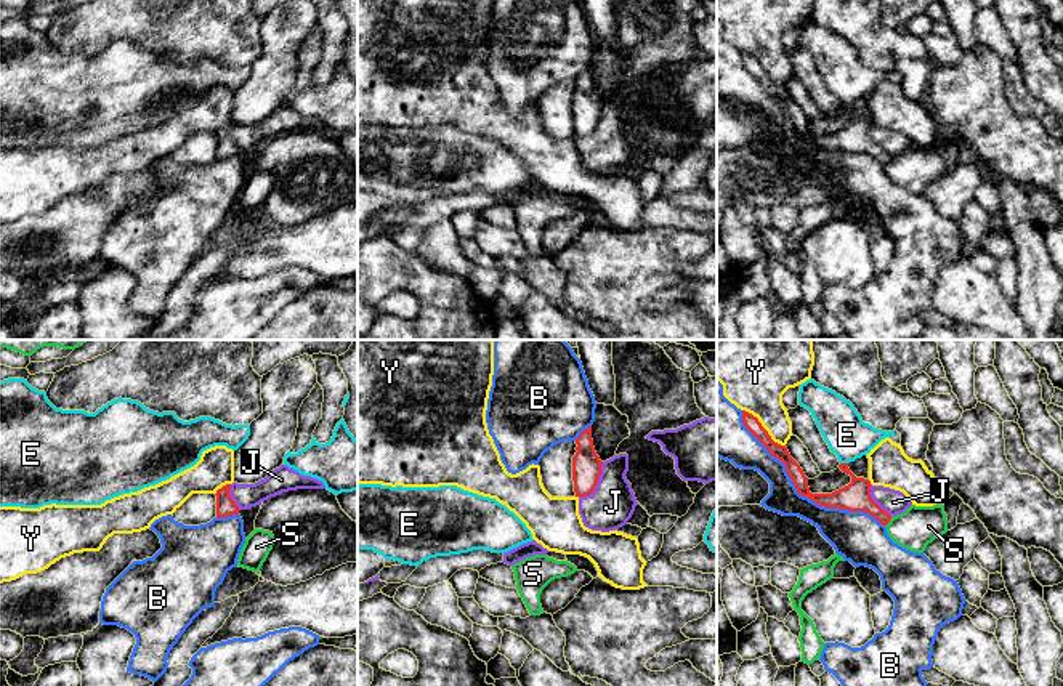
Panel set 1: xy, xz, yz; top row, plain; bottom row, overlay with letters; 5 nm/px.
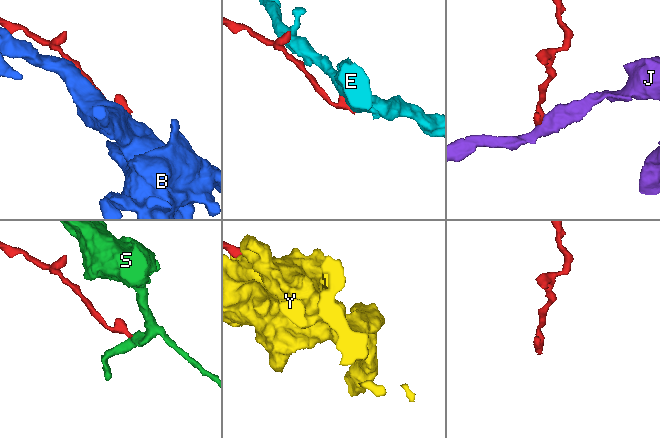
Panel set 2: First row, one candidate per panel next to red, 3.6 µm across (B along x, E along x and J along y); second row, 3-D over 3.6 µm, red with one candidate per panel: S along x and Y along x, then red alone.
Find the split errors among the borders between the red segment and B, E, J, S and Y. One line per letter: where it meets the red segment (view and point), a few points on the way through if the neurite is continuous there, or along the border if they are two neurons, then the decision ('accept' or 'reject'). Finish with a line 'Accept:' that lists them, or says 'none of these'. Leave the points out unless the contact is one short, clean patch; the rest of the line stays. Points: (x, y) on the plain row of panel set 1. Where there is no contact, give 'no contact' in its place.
B: contact yz (800, 135); reject
E: contact yz (844, 104); reject
J: contact xz (597, 124); border xz (603, 103), (595, 129), (579, 138); reject
S: contact yz (889, 162); border yz (892, 157), (885, 167); reject
Y: contact yz (763, 69); reject
Accept: none of these

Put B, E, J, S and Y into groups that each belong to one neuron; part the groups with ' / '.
B / E / J / S / Y

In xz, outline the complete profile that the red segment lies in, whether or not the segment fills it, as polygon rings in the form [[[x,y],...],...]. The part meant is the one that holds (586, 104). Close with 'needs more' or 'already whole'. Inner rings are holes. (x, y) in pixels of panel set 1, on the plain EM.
[[[592,67],[579,75],[576,85],[577,93],[572,98],[574,133],[576,138],[585,138],[595,131],[603,106],[593,88]]] | already whole

